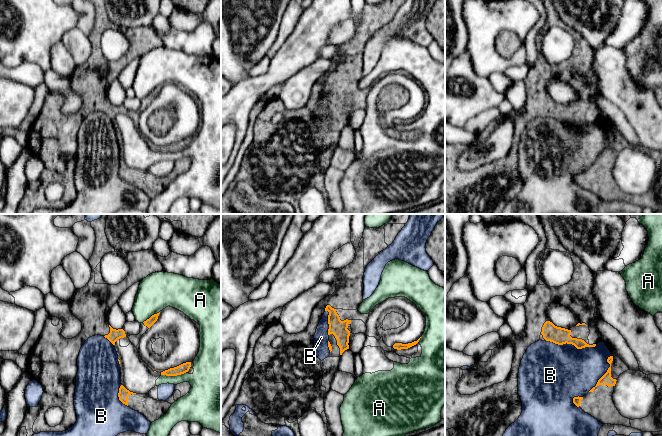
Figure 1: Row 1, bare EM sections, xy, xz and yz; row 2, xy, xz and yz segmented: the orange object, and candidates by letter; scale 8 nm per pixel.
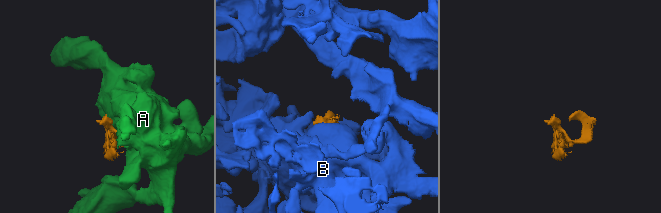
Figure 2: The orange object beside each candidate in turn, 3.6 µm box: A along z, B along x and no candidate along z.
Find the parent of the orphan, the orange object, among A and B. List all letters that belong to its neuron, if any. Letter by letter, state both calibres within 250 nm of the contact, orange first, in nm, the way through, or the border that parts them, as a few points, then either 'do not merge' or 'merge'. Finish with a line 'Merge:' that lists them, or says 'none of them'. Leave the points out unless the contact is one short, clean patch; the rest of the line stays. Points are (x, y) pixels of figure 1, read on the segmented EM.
A: calibres 80 and 220 nm; do not merge
B: calibres 140 and 440 nm; do not merge
Merge: none of them

